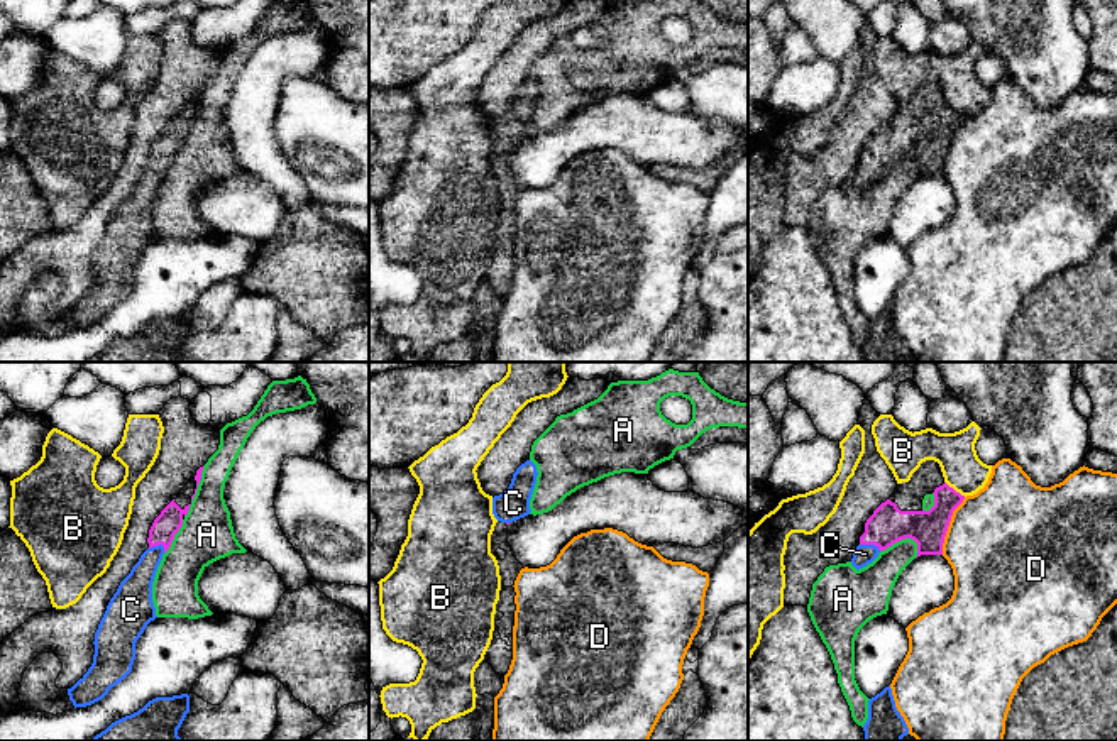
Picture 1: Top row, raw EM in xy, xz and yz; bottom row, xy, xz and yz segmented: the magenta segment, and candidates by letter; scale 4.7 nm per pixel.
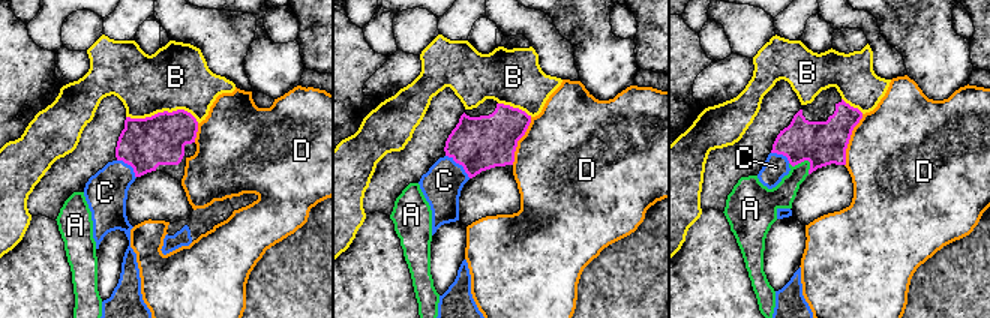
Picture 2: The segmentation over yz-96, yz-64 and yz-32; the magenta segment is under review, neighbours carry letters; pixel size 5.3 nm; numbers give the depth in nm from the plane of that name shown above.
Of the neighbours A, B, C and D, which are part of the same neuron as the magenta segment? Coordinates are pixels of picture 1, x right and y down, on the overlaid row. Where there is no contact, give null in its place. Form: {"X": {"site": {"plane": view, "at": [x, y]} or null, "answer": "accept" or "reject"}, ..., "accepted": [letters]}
{"A": {"site": {"plane": "yz", "at": [899, 540]}, "answer": "reject"}, "B": {"site": {"plane": "yz", "at": [953, 489]}, "answer": "reject"}, "C": {"site": {"plane": "yz", "at": [870, 543]}, "answer": "accept"}, "D": {"site": {"plane": "yz", "at": [948, 525]}, "answer": "reject"}, "accepted": ["C"]}

